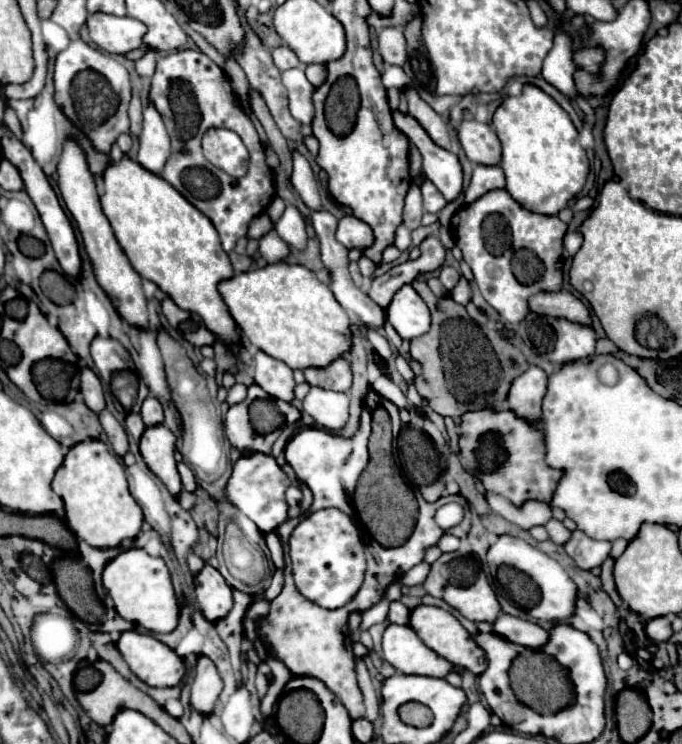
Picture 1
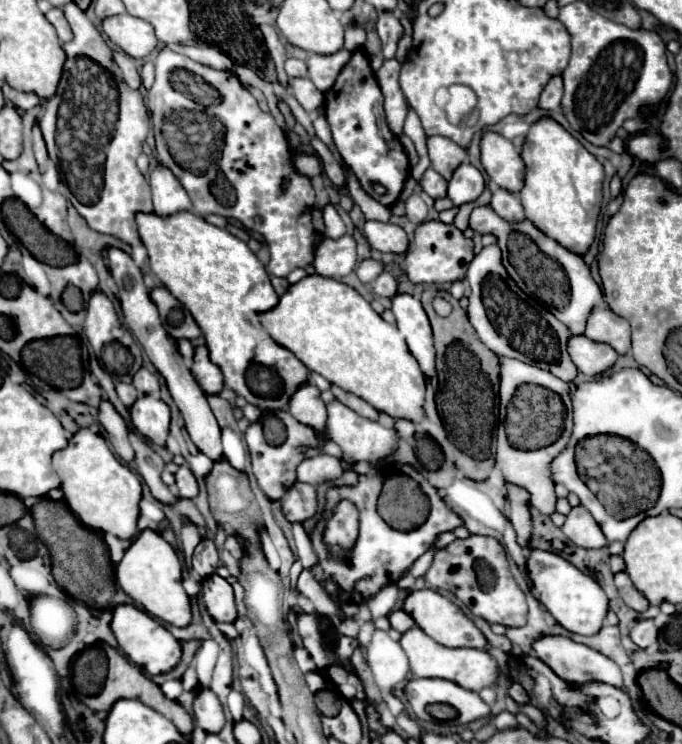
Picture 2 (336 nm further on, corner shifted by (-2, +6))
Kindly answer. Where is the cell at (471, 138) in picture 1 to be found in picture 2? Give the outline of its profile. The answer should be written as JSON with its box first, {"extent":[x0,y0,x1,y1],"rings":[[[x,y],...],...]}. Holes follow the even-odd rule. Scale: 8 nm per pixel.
{"extent":[481,133,525,193],"rings":[[[485,133],[481,139],[481,163],[489,179],[511,193],[519,193],[525,181],[525,163],[515,145],[499,133]]]}

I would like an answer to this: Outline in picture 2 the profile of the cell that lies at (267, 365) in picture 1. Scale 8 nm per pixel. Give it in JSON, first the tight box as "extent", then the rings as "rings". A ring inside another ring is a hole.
{"extent":[289,383,327,433],"rings":[[[311,383],[301,385],[297,389],[297,393],[293,395],[289,407],[291,407],[291,415],[299,423],[313,427],[315,433],[325,433],[327,407],[321,401],[321,391],[315,385],[311,385]]]}

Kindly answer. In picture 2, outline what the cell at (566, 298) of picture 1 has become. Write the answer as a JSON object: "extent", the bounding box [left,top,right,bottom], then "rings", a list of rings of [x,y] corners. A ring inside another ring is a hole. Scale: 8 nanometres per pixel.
{"extent":[585,307,631,355],"rings":[[[595,307],[585,329],[585,337],[611,345],[619,355],[631,353],[631,325],[609,309]]]}

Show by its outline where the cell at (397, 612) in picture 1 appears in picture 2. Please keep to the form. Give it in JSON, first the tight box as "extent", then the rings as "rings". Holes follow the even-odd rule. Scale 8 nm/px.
{"extent":[389,611,415,633],"rings":[[[393,611],[391,615],[389,615],[389,621],[391,621],[391,627],[393,629],[397,629],[399,633],[405,633],[405,631],[409,631],[411,627],[415,627],[415,621],[405,613],[405,611]]]}

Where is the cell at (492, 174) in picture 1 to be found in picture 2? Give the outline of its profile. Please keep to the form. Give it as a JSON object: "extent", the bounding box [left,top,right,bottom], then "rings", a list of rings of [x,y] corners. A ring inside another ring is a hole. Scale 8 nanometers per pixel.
{"extent":[491,189,525,223],"rings":[[[495,189],[493,191],[491,207],[505,221],[513,223],[513,221],[523,221],[525,219],[525,213],[523,213],[519,197],[509,193],[509,191],[505,191],[505,189]]]}

